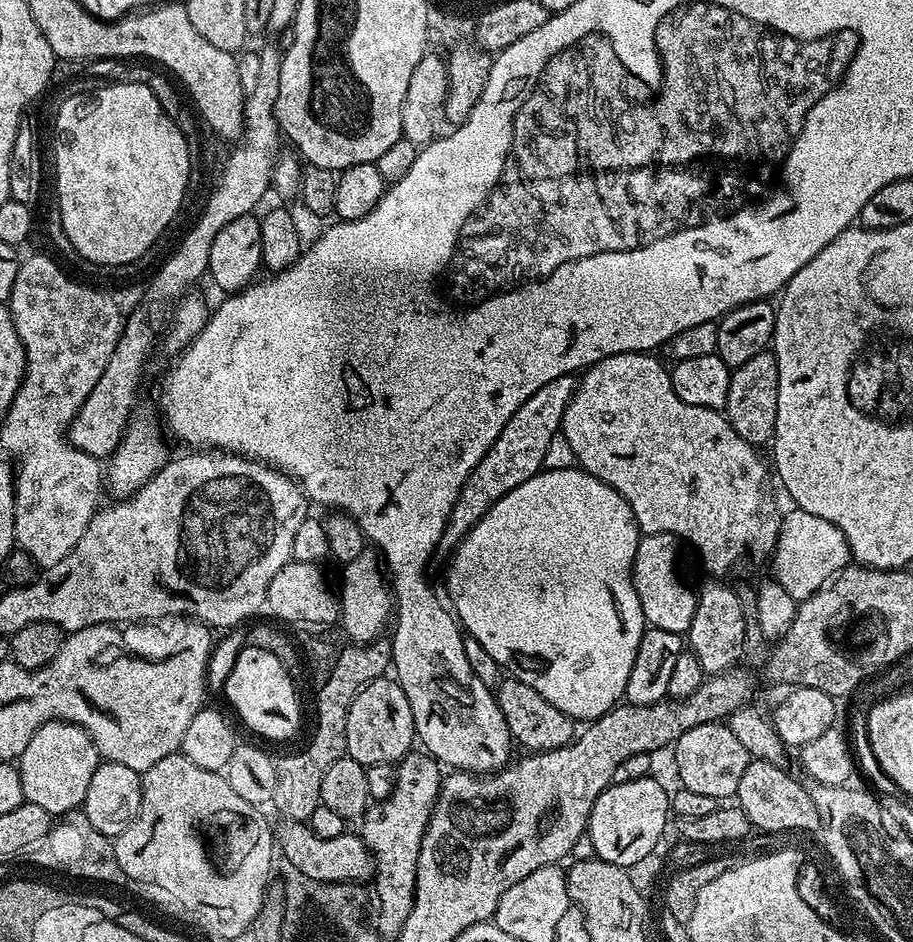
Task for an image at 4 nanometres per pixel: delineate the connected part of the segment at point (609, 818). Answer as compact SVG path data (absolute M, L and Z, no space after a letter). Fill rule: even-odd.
M649 774L634 778L634 782L611 783L598 794L588 815L586 837L601 860L628 870L654 849L657 840L665 837L664 827L670 821L670 792L654 777Z

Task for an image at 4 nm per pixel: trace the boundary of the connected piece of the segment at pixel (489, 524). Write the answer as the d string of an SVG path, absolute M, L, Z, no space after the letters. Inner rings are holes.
M579 466L542 470L534 478L522 482L522 486L514 486L510 494L498 498L498 502L490 506L487 514L464 535L464 539L451 553L453 556L452 569L448 572L448 592L452 595L454 615L463 631L482 642L482 646L486 646L486 654L497 660L509 677L526 682L526 686L534 686L534 690L538 690L538 694L542 694L542 698L546 698L550 706L558 706L558 710L572 717L573 721L594 721L624 700L626 682L630 678L630 670L634 670L634 658L638 654L638 642L646 627L636 593L636 583L632 581L632 563L641 535L636 526L634 510L630 510L626 498L606 482L594 478Z

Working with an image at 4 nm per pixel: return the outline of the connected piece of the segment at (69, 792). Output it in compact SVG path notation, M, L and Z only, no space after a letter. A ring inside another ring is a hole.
M65 720L46 722L18 757L25 801L54 814L77 811L83 805L86 790L90 790L90 778L94 778L94 770L101 763L96 743L85 728Z

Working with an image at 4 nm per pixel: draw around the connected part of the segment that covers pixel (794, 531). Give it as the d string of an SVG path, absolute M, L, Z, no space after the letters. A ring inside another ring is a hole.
M792 510L788 517L780 520L780 533L776 536L775 560L774 578L780 583L782 590L786 590L786 594L791 596L803 598L813 596L815 592L829 583L837 572L849 567L850 553L846 538L842 534L842 530L838 530L838 526L826 522L826 518L818 518L818 514L806 514L799 510Z

